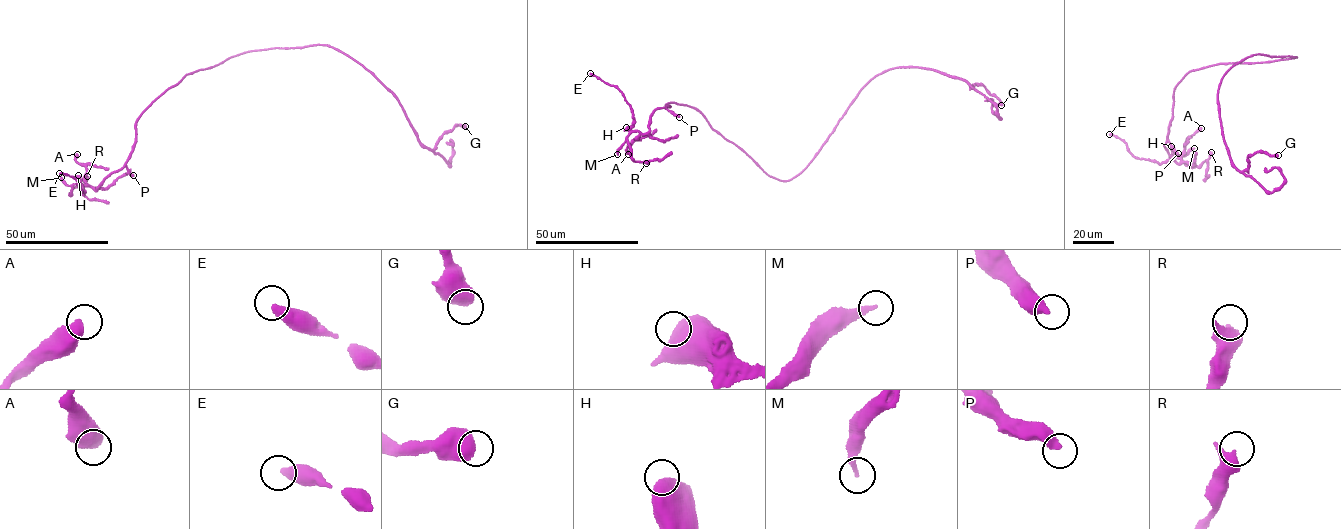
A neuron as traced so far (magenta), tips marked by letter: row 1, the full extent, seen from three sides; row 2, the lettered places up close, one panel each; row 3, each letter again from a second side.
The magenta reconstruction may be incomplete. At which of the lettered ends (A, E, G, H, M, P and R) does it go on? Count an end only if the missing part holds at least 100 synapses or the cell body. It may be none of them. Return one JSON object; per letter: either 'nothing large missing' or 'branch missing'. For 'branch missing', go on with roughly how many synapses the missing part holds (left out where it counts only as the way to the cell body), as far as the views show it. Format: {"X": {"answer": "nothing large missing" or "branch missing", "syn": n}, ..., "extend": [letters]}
{"A": {"answer": "nothing large missing"}, "E": {"answer": "nothing large missing"}, "G": {"answer": "nothing large missing"}, "H": {"answer": "nothing large missing"}, "M": {"answer": "nothing large missing"}, "P": {"answer": "nothing large missing"}, "R": {"answer": "nothing large missing"}, "extend": []}

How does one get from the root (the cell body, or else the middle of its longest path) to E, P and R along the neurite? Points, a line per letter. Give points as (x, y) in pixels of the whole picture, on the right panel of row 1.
E: (1289, 59), (1186, 74), (1163, 145), (1179, 163), (1173, 154), (1160, 163), (1135, 157), (1109, 134)
P: (1289, 59), (1218, 63), (1186, 74), (1173, 92), (1172, 119), (1167, 137), (1178, 153)
R: (1289, 59), (1218, 63), (1193, 70), (1179, 81), (1163, 145), (1177, 163), (1178, 155), (1197, 167), (1211, 152)

